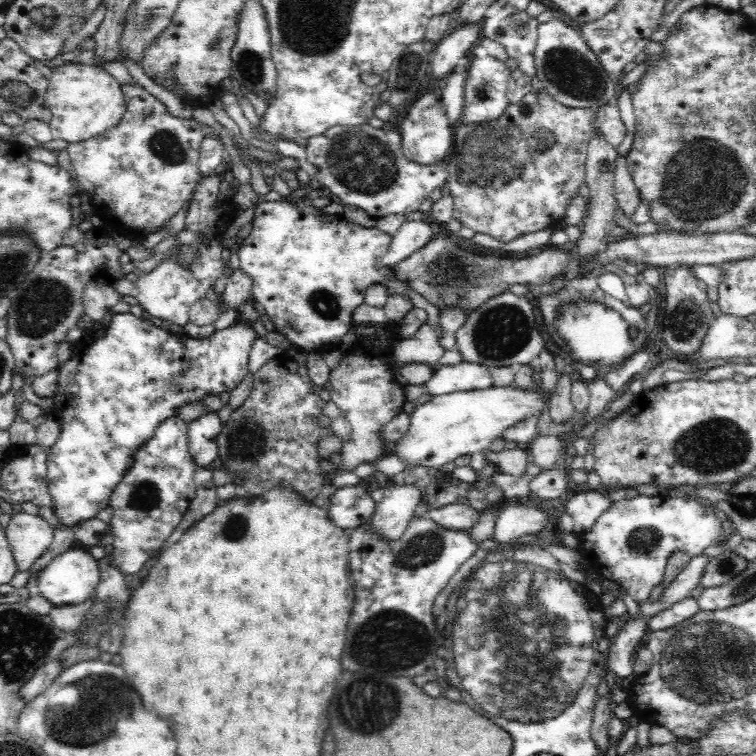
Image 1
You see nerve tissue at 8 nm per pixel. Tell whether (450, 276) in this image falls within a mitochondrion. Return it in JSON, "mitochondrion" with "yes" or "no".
{"mitochondrion":"yes"}

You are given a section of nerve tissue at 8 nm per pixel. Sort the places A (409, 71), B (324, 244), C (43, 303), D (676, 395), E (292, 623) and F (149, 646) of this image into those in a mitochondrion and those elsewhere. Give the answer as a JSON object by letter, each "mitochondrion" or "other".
{"A":"mitochondrion","B":"other","C":"mitochondrion","D":"other","E":"other","F":"other"}

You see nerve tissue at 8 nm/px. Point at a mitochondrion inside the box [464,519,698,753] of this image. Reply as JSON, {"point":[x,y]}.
{"point":[644,541]}

